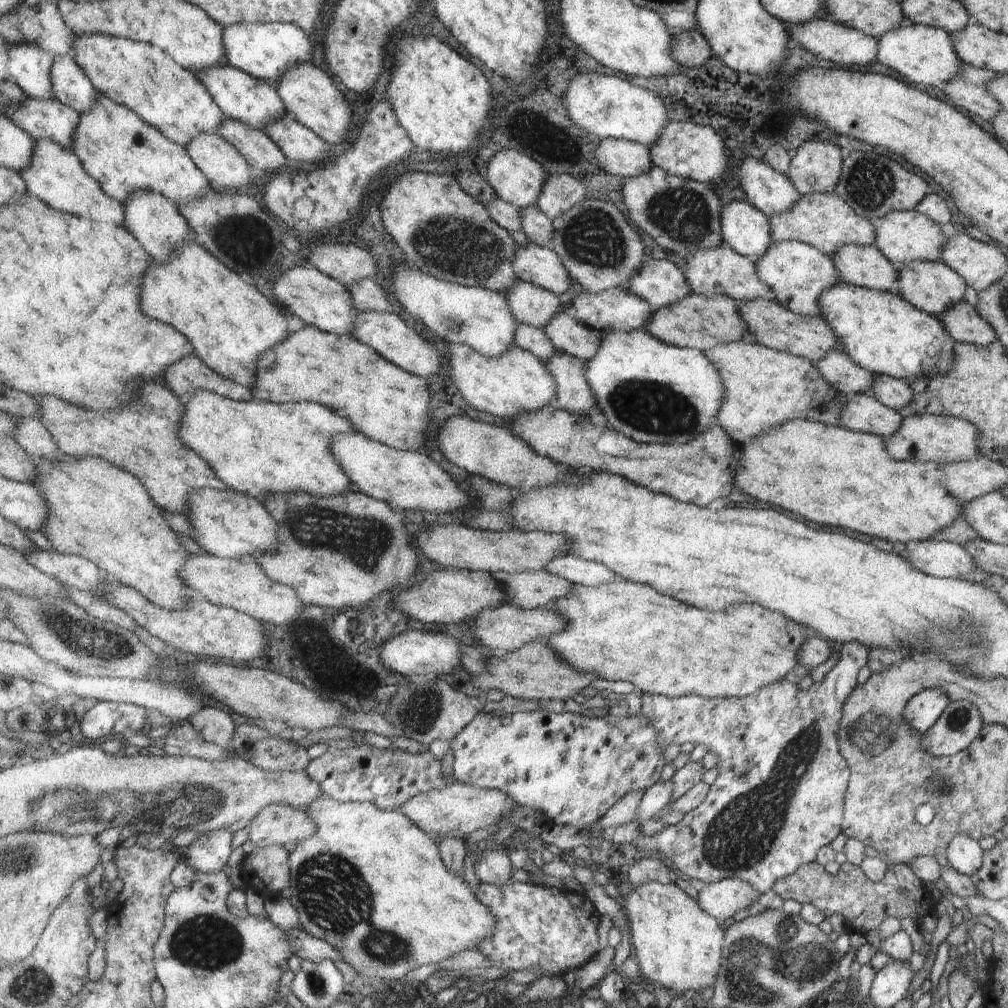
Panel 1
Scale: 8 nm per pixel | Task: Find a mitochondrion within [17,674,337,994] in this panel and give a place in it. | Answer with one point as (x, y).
(207, 941)

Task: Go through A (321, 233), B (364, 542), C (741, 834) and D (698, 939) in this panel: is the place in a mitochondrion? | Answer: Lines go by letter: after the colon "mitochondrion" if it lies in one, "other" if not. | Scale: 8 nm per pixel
A: other
B: mitochondrion
C: mitochondrion
D: other

